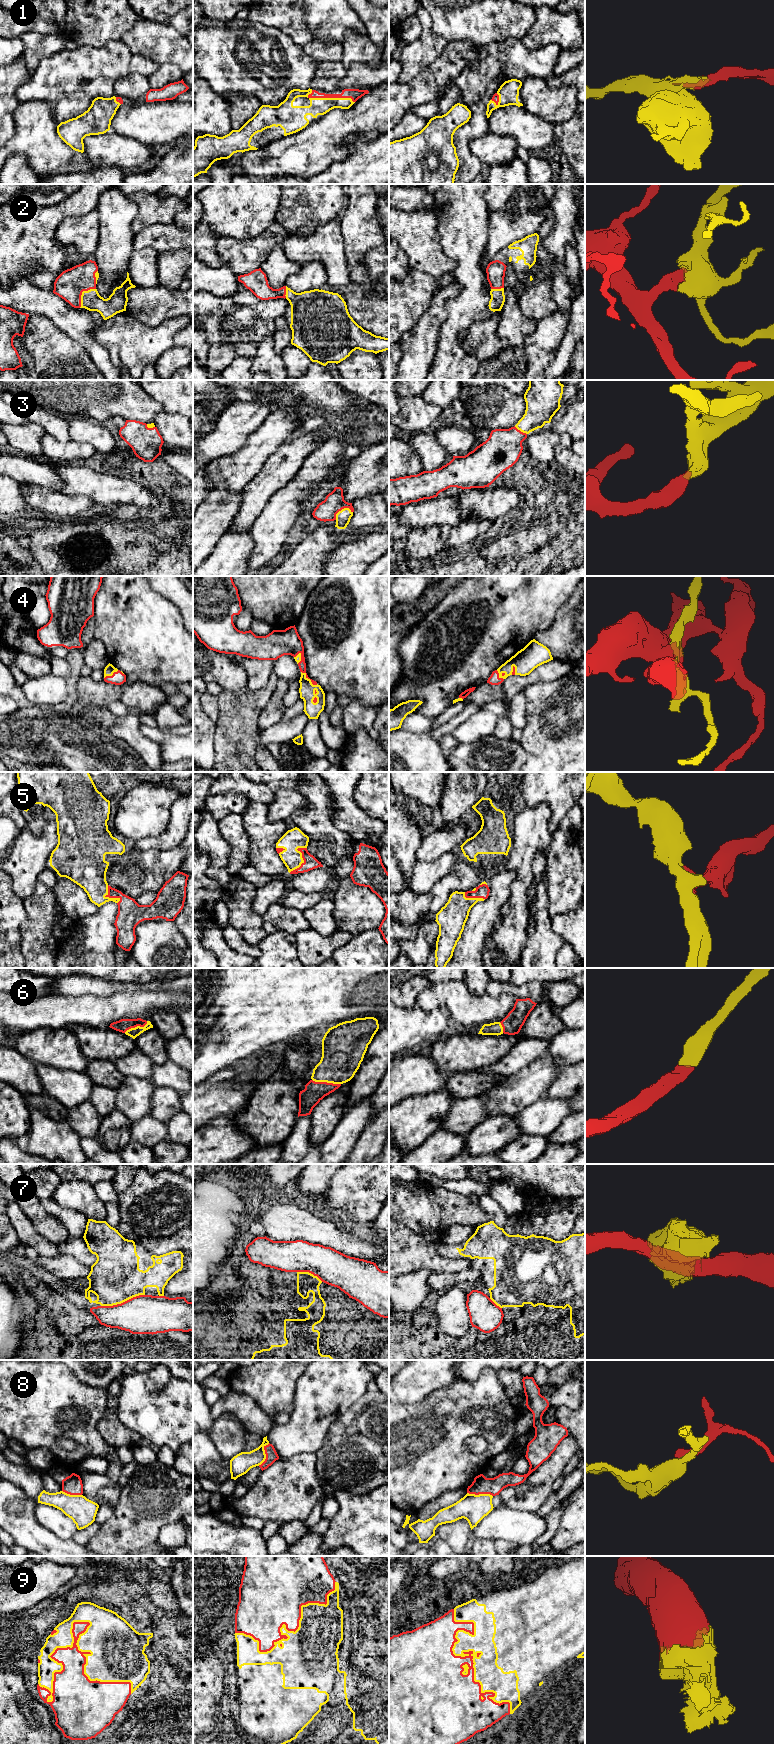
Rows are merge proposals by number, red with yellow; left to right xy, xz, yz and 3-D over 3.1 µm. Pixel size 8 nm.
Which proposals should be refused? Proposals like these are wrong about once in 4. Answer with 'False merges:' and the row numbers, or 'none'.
False merges: 7, 8

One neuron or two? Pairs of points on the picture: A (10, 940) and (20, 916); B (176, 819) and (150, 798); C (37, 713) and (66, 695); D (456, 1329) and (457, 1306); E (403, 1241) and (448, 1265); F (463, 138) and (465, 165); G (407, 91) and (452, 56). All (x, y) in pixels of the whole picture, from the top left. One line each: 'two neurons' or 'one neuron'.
A: one neuron
B: two neurons
C: two neurons
D: one neuron
E: one neuron
F: one neuron
G: one neuron

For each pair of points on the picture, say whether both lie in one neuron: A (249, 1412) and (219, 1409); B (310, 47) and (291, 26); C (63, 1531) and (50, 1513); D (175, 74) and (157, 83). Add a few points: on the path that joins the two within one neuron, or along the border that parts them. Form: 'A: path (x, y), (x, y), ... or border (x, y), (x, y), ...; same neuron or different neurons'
A: path (242, 1407), (226, 1407); same neuron
B: border (313, 38), (303, 47); different neurons
C: path (61, 1527), (51, 1517); same neuron
D: path (171, 74), (166, 74), (161, 79); same neuron

